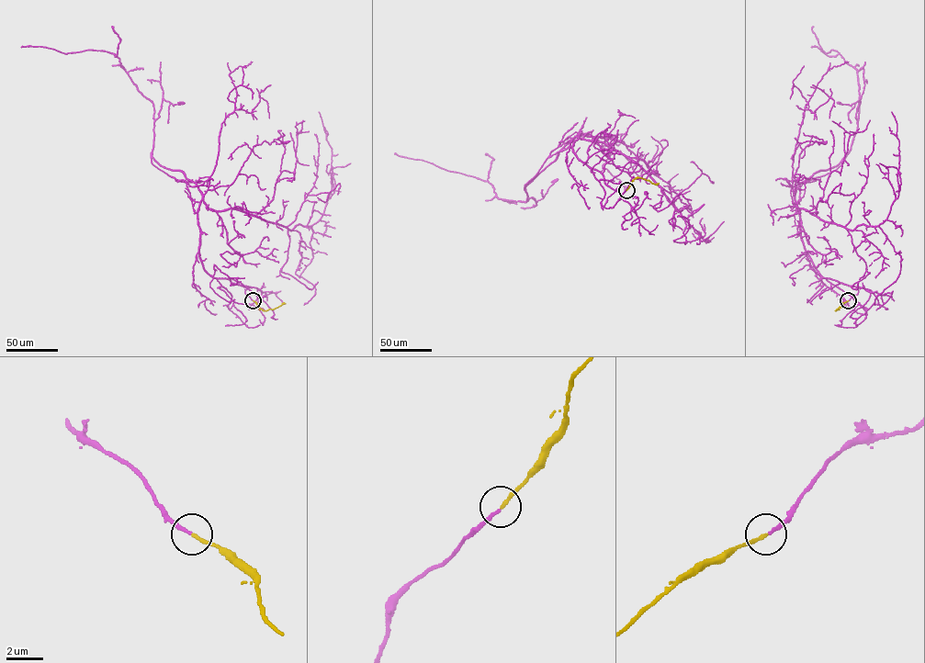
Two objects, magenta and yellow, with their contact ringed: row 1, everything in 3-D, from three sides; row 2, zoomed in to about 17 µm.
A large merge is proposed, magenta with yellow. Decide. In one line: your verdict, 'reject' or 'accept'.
accept

